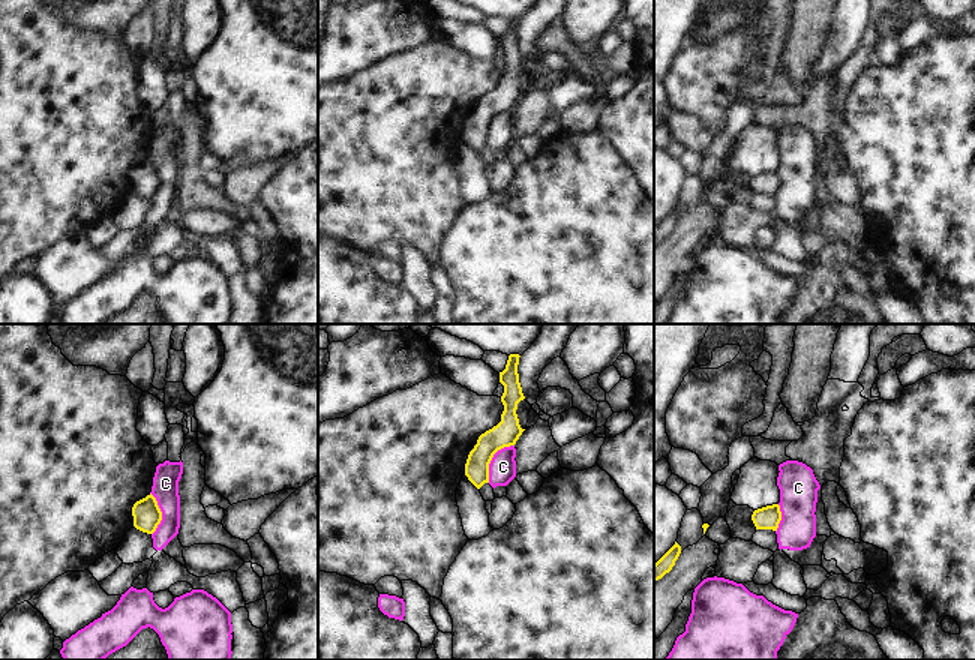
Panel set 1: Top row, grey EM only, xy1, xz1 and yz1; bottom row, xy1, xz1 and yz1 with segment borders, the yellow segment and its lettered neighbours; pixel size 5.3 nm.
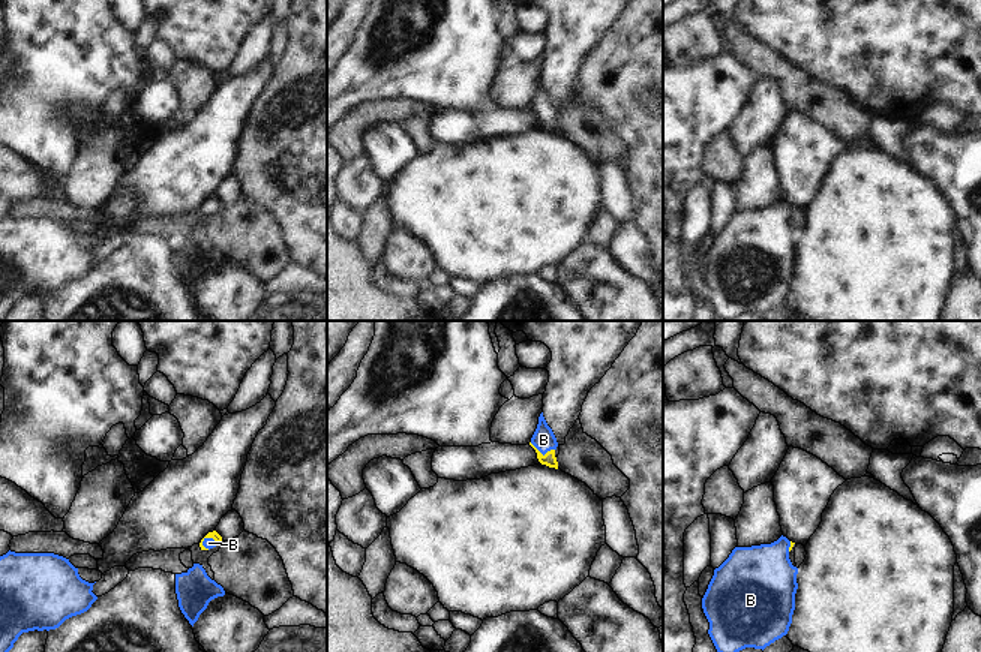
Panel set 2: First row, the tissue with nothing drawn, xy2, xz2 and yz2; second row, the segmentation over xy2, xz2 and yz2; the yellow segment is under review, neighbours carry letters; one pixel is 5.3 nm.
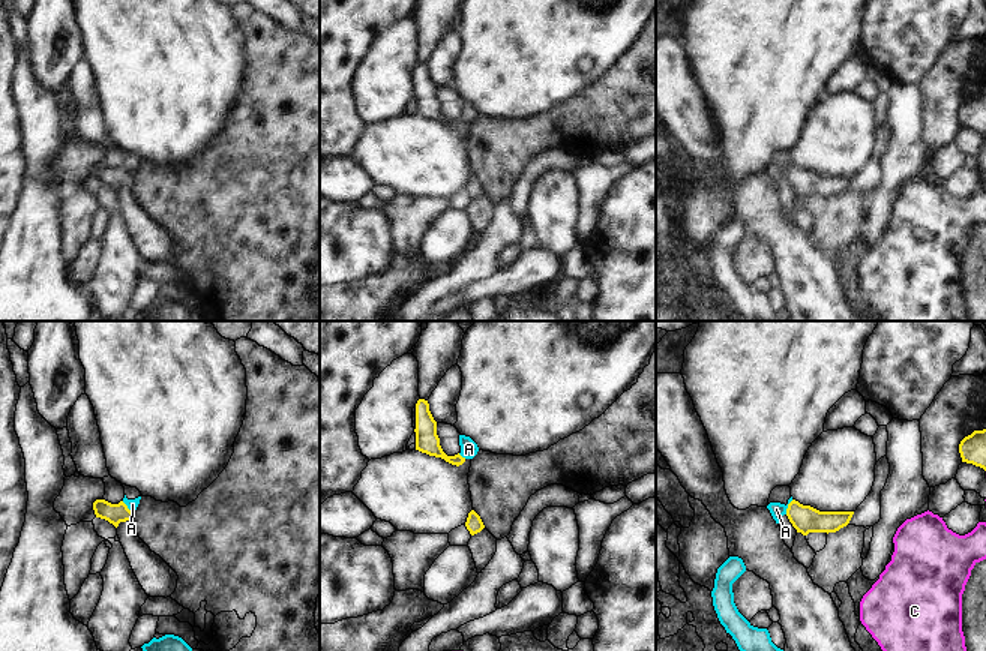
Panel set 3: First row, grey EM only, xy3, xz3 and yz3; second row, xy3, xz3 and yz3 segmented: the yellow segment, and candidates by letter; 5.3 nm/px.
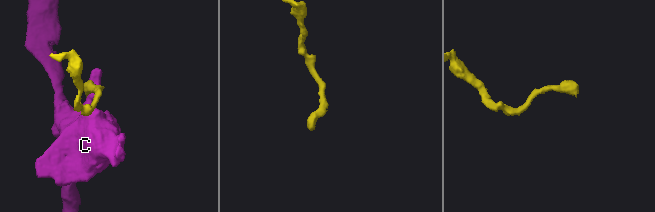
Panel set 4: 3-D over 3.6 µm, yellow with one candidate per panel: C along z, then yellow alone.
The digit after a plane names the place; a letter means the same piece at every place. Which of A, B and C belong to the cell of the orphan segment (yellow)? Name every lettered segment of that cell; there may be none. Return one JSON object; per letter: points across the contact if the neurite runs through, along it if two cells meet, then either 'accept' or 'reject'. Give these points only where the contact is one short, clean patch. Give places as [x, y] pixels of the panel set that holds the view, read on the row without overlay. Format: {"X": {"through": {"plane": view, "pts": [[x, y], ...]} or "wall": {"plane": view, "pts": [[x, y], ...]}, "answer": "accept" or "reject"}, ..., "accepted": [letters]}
{"A": {"wall": {"plane": "yz3", "pts": [[793, 164], [785, 177]]}, "answer": "reject"}, "B": {"through": {"plane": "xz2", "pts": [[549, 123], [540, 117], [543, 104]]}, "answer": "accept"}, "C": {"wall": {"plane": "xz1", "pts": [[513, 108], [501, 111], [494, 119], [489, 128], [488, 146]]}, "answer": "reject"}, "accepted": ["B"]}

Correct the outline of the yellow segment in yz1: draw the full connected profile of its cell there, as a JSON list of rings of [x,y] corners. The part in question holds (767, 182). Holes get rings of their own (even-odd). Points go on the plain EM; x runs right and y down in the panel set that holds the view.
[[[778,168],[758,172],[752,178],[752,184],[756,194],[772,194],[777,195],[782,184],[782,176]]]

